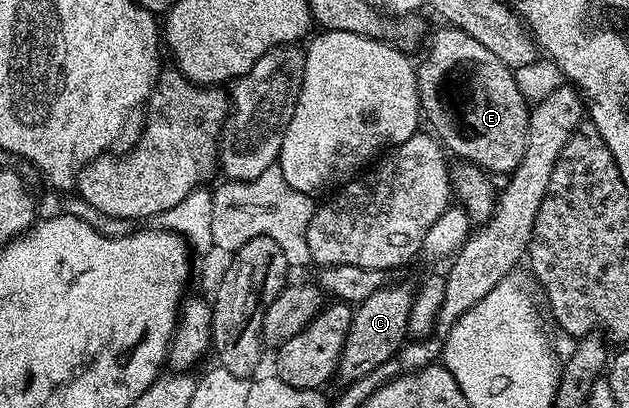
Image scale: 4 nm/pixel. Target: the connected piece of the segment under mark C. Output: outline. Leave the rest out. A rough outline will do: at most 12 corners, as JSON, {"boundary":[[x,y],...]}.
{"boundary":[[387,284],[353,307],[336,371],[380,368],[408,338],[411,287]]}

